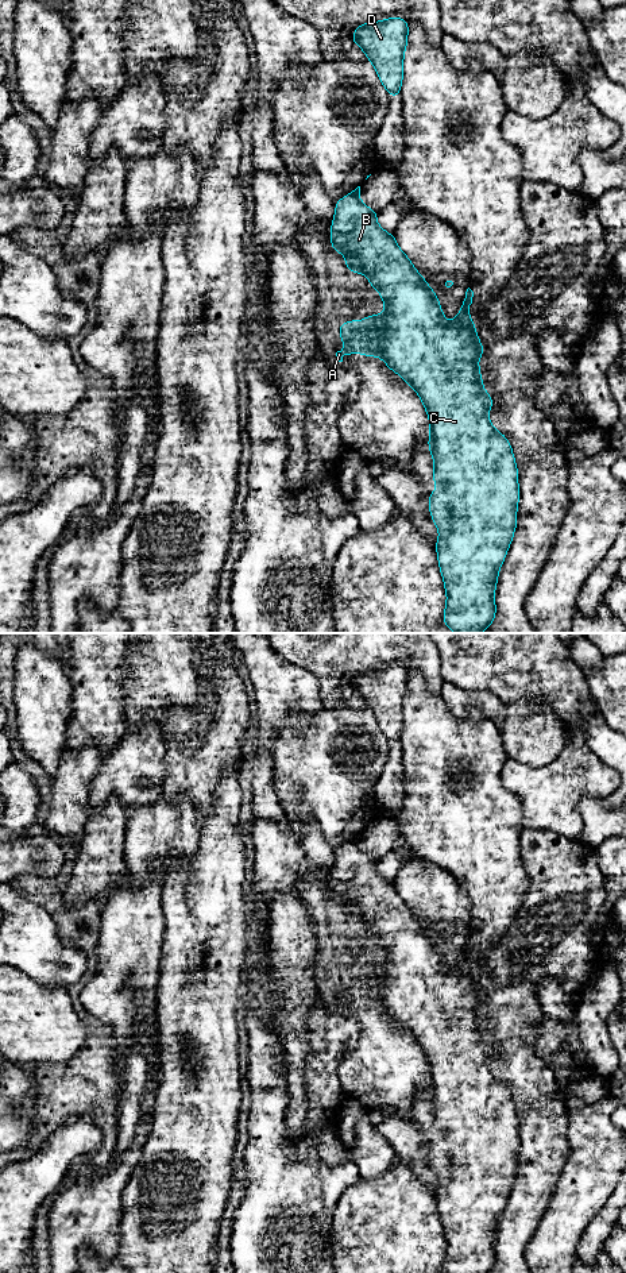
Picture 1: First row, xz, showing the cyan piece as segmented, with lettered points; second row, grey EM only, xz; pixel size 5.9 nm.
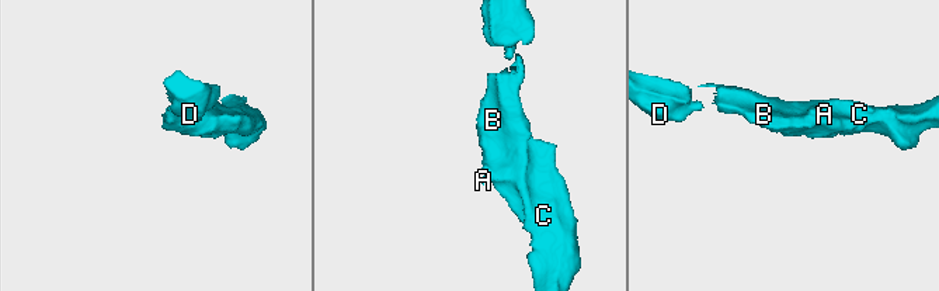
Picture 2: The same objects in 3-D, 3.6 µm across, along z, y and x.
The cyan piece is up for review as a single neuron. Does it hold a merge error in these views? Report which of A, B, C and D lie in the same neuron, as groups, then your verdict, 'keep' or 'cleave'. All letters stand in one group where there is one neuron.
A / B C D | cleave

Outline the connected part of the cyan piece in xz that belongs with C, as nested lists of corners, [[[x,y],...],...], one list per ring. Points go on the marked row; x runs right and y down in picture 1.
[[[360,186],[335,202],[329,239],[332,250],[348,259],[344,263],[348,271],[367,275],[370,288],[379,290],[386,310],[348,323],[355,329],[368,325],[383,332],[379,358],[422,400],[430,421],[432,479],[438,487],[429,493],[429,512],[440,531],[436,551],[447,591],[443,621],[456,633],[480,633],[496,614],[494,594],[517,528],[519,487],[511,444],[488,418],[494,398],[484,391],[478,364],[486,351],[468,313],[474,292],[467,289],[456,320],[448,323],[437,294],[398,247],[395,236],[378,225],[378,212],[366,207],[359,194]]]

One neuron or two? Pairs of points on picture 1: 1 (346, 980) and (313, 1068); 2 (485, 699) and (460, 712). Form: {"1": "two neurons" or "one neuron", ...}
{"1": "two neurons", "2": "one neuron"}

